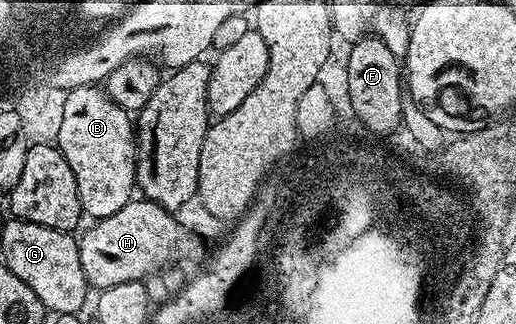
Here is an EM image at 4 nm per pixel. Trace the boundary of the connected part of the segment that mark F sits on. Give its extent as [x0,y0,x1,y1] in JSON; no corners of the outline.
[349,37,405,135]

